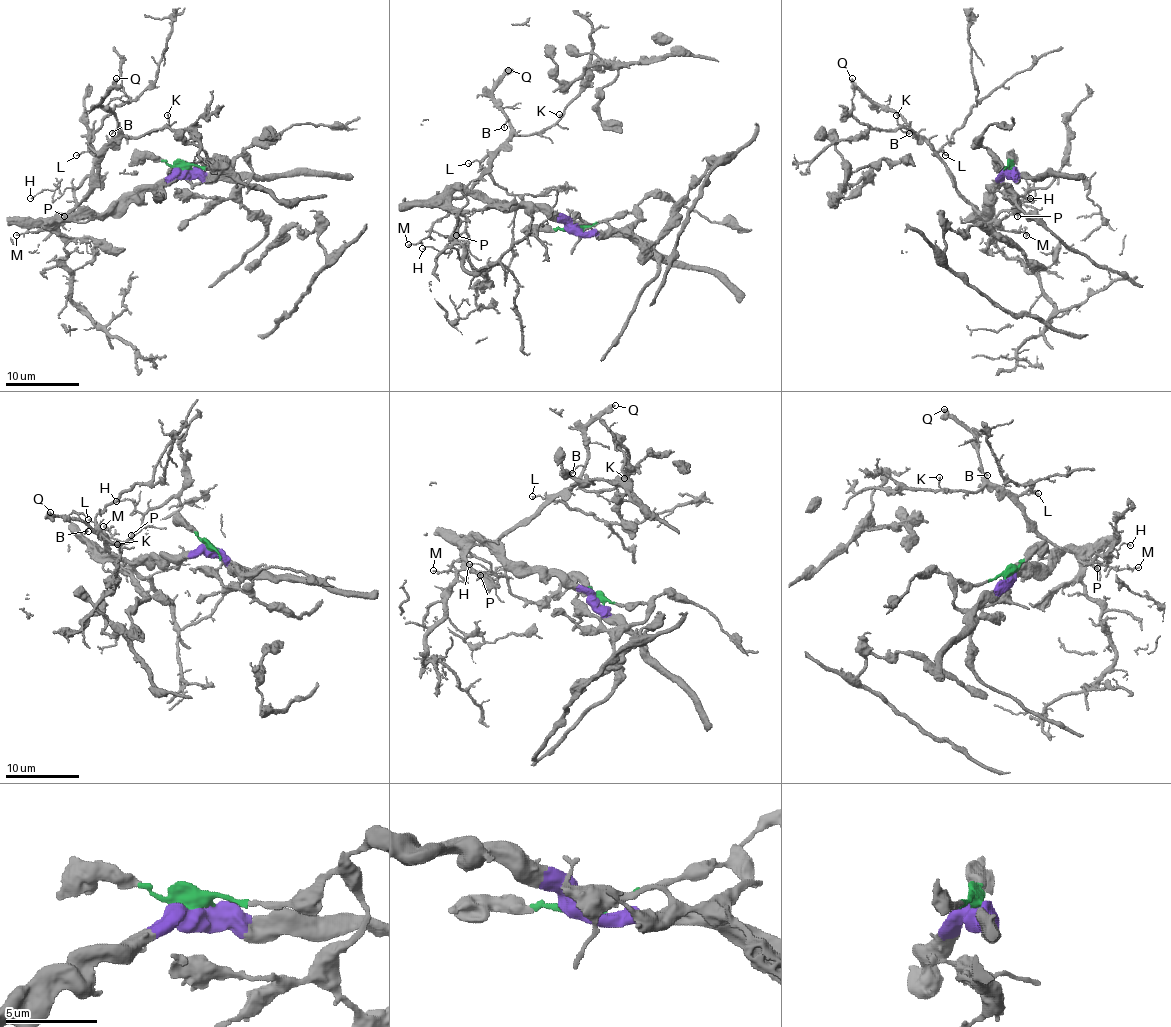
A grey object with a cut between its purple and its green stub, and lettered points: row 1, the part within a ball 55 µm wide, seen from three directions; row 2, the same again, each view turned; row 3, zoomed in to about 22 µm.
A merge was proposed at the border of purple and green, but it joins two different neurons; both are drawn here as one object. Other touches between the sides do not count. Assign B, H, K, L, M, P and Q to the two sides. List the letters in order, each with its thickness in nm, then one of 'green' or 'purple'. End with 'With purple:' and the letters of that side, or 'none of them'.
B: calibre 120 nm; purple
H: calibre 100 nm; purple
K: calibre 120 nm; purple
L: calibre 130 nm; purple
M: calibre 130 nm; purple
P: calibre 150 nm; purple
Q: calibre 360 nm; purple
With purple: B, H, K, L, M, P, Q

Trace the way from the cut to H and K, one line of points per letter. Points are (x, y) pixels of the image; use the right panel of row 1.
H: (1010, 169), (976, 213), (990, 222), (1016, 204), (1023, 188), (1029, 200), (1032, 189), (1031, 199)
K: (1010, 169), (992, 188), (981, 213), (955, 186), (943, 160), (897, 123), (897, 114)

